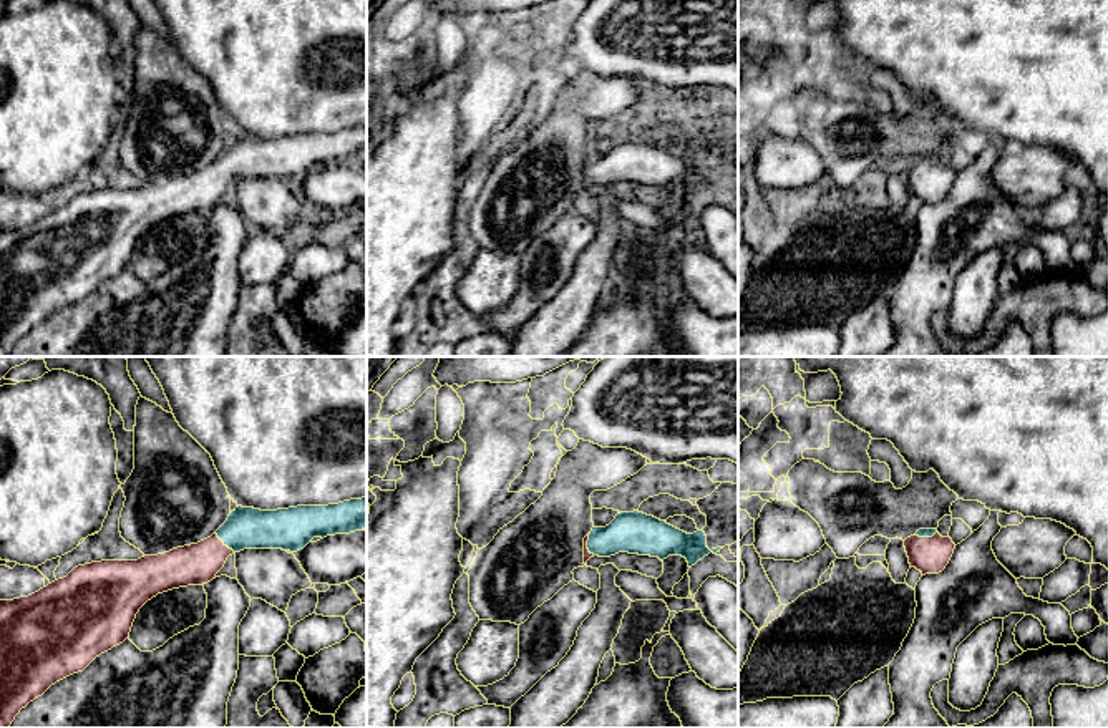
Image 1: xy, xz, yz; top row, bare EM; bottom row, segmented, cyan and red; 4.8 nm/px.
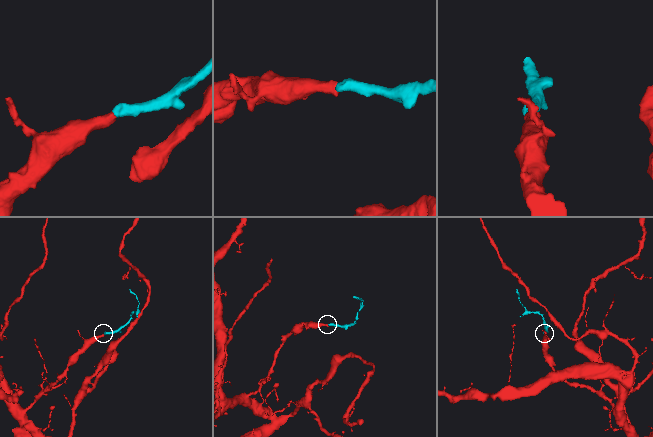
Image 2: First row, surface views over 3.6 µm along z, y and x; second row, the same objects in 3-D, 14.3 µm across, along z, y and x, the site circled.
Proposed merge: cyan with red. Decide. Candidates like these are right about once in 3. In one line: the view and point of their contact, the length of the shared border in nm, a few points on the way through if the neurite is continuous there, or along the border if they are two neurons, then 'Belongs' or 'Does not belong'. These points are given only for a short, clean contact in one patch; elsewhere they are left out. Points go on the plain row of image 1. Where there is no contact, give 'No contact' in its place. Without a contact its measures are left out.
Touches cyan at xy (224, 171). Shared border 140 nm. Path across: xy (246, 156), (224, 171), (196, 193). Belongs

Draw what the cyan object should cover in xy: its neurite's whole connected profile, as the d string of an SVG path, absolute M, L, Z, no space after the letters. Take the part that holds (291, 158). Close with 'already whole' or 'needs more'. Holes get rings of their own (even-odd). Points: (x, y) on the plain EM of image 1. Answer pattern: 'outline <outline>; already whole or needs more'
outline M367 126L277 139L236 136L207 167L138 189L101 189L75 196L38 221L0 229L0 357L10 357L30 330L56 310L83 300L96 285L129 267L139 237L158 222L211 211L229 184L244 177L297 181L313 166L367 158Z; needs more

